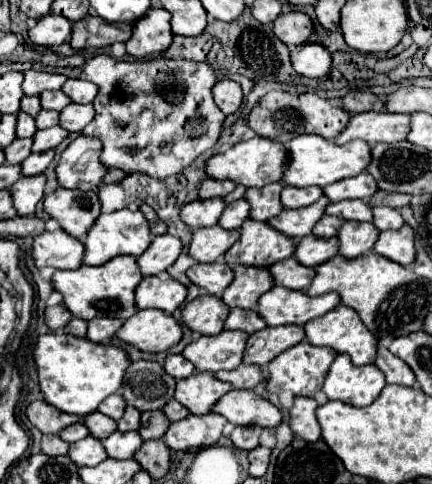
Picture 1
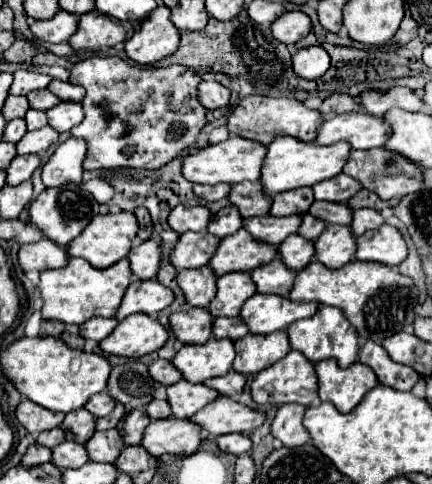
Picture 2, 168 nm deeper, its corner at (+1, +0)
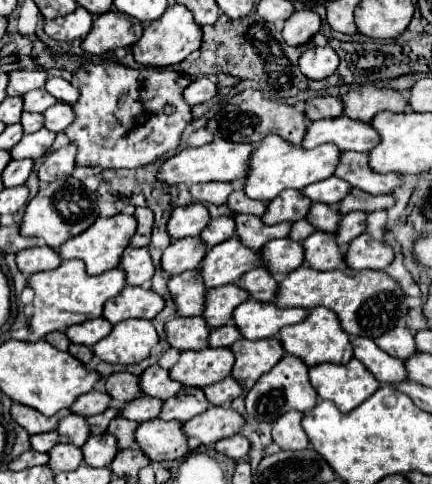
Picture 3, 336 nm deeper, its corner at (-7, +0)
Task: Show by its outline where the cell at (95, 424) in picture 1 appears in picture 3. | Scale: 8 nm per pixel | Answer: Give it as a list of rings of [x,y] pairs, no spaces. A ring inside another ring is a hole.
[[[70,414],[66,418],[60,420],[60,426],[58,426],[58,432],[60,436],[76,446],[82,446],[88,438],[90,438],[90,426],[88,426],[88,420],[84,416],[78,416],[78,414]]]

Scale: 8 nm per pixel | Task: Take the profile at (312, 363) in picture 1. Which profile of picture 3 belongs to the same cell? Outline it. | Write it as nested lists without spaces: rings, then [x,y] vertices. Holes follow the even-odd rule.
[[[286,354],[270,372],[258,378],[258,382],[246,394],[246,410],[258,422],[276,422],[288,410],[310,412],[318,404],[318,394],[308,378],[308,366],[302,358]]]

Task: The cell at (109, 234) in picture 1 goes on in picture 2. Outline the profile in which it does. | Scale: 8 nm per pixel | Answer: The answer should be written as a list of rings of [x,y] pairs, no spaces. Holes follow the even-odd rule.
[[[118,212],[118,214],[96,214],[90,224],[82,230],[80,236],[76,236],[68,246],[66,252],[68,256],[80,256],[88,260],[96,268],[108,268],[116,264],[118,260],[126,258],[128,250],[132,248],[138,232],[138,222],[132,212]]]

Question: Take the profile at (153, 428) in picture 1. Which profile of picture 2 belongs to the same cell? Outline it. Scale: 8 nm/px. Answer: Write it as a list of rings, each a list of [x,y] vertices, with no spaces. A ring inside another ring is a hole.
[[[134,410],[134,412],[126,414],[124,420],[122,420],[122,438],[124,438],[124,444],[126,446],[140,444],[144,428],[148,424],[150,424],[150,418],[146,416],[144,410]]]

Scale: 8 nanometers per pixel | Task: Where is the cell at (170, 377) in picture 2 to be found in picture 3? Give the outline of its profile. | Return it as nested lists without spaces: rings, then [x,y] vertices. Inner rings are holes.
[[[158,364],[146,368],[146,372],[140,376],[140,386],[144,388],[144,394],[160,400],[168,400],[182,388],[182,384],[172,380],[170,372]]]

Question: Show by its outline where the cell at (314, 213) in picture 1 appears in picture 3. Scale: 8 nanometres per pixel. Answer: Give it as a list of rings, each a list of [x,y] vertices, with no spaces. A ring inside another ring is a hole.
[[[236,214],[234,220],[236,220],[236,236],[242,240],[244,246],[254,250],[260,250],[270,240],[286,238],[292,228],[292,222],[268,226],[268,224],[262,224],[260,218],[248,216],[248,214]]]

